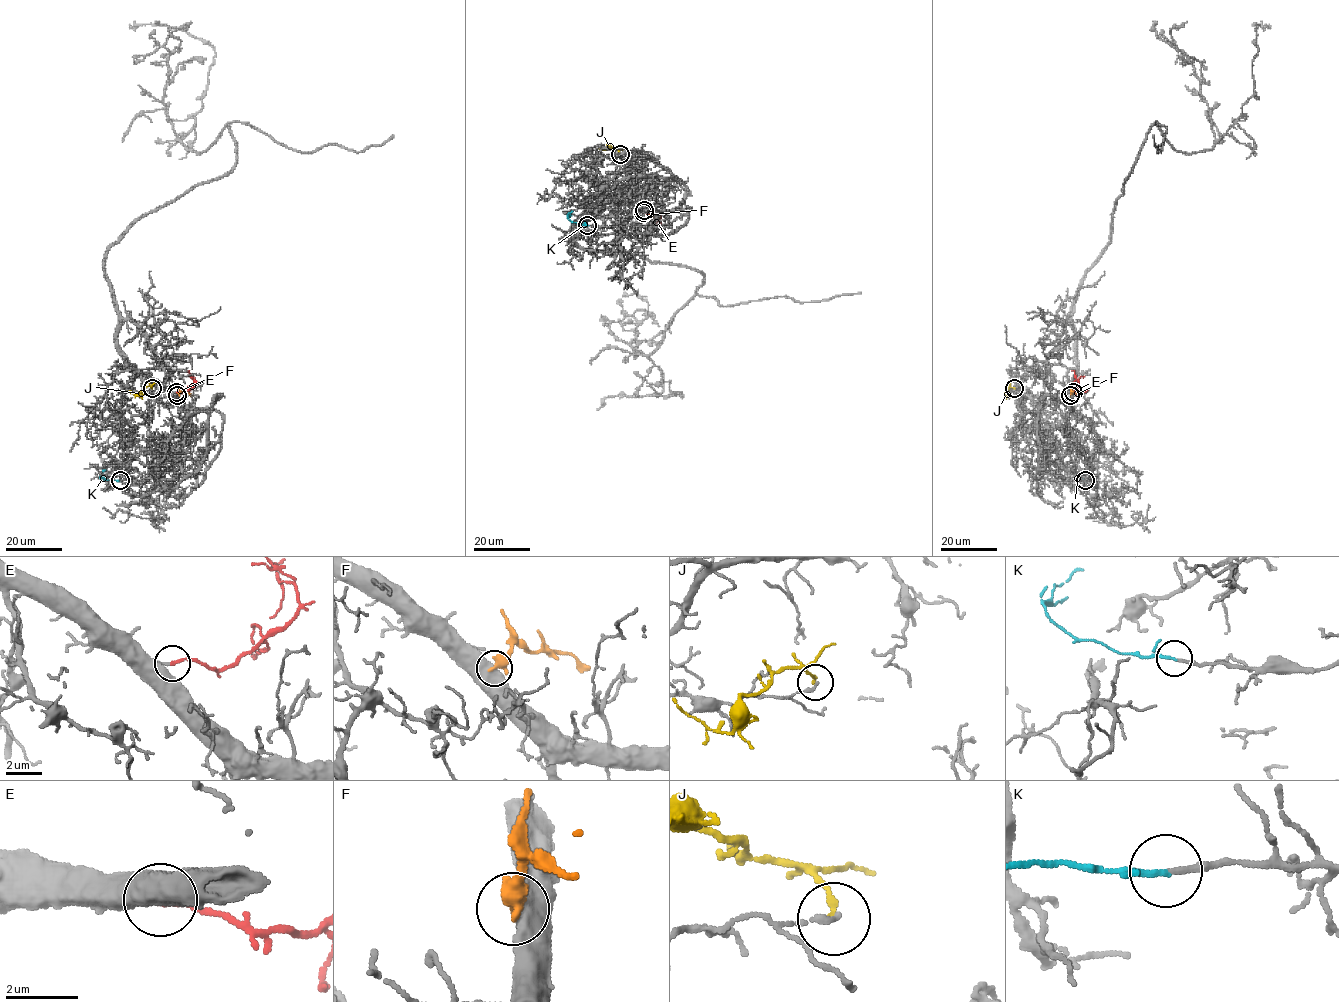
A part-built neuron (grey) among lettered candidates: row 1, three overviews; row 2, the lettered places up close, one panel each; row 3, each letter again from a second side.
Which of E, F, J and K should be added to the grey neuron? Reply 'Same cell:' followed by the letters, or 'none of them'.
Same cell: E, K

